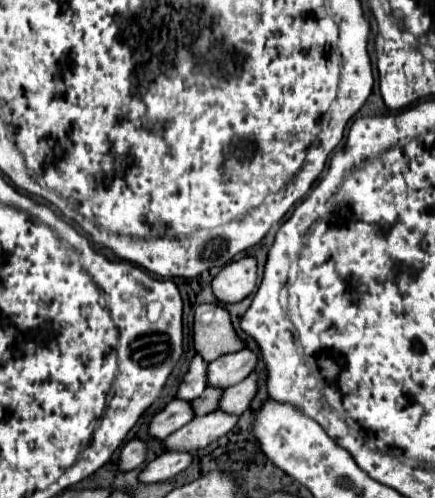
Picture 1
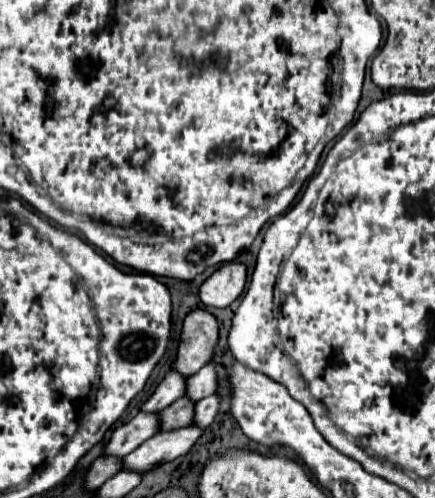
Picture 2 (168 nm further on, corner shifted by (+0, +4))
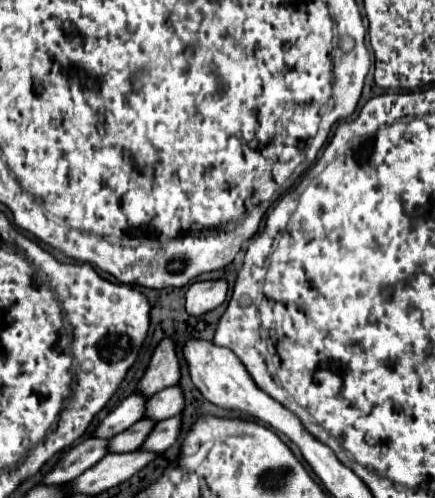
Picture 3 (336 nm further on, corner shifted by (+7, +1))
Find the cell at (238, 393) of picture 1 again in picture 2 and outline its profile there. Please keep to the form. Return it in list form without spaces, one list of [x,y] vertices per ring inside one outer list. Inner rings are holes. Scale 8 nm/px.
[[[211,395],[207,399],[201,399],[197,405],[195,405],[195,415],[193,415],[193,425],[205,429],[217,415],[217,395]]]

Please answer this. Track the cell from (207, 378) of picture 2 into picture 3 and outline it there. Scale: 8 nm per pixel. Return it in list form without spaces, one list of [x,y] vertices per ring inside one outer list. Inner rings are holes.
[[[176,384],[170,388],[160,390],[158,394],[154,394],[152,398],[148,398],[146,404],[146,418],[152,420],[166,420],[172,418],[176,414],[180,414],[186,408],[186,398],[184,398],[184,390]]]

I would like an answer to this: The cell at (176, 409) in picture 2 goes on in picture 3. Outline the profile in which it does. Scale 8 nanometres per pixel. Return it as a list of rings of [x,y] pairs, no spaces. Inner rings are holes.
[[[142,418],[140,422],[136,422],[134,426],[130,426],[128,430],[116,434],[114,438],[110,438],[110,450],[112,452],[130,452],[136,450],[138,446],[144,444],[144,440],[150,436],[150,432],[154,430],[158,422],[152,422],[150,418]]]

